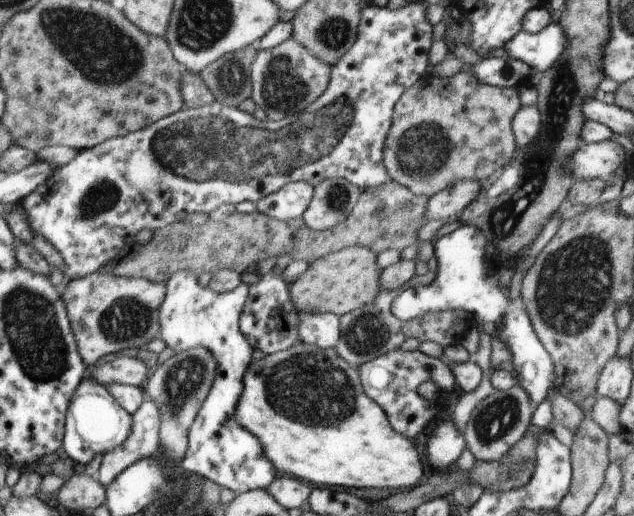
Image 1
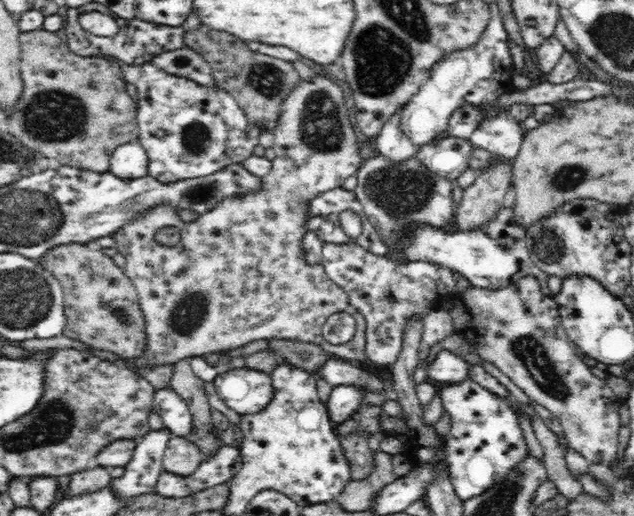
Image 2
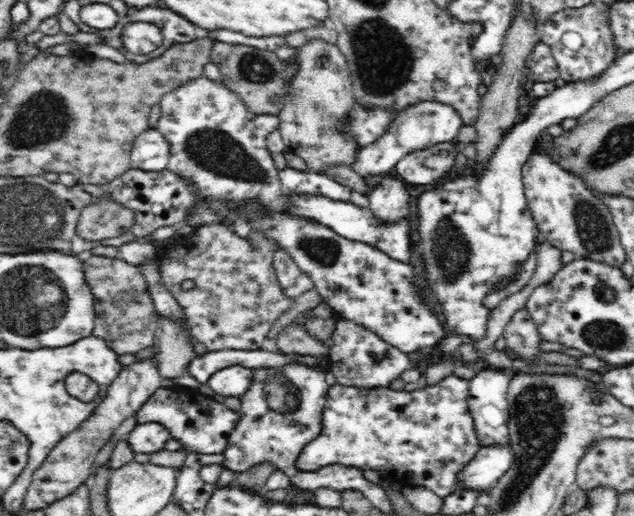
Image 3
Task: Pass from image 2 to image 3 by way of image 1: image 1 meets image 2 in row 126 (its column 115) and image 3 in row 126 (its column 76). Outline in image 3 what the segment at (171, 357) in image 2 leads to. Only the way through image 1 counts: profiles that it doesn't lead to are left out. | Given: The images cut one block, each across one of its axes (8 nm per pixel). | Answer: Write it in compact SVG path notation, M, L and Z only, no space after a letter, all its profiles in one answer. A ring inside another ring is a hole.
M320 40L308 41L297 49L300 70L290 86L290 98L286 98L284 108L279 110L279 131L287 151L306 162L310 171L326 174L328 166L345 164L352 167L357 158L355 142L347 141L340 134L339 124L348 118L348 112L355 106L349 66L345 56L334 44L324 44Z

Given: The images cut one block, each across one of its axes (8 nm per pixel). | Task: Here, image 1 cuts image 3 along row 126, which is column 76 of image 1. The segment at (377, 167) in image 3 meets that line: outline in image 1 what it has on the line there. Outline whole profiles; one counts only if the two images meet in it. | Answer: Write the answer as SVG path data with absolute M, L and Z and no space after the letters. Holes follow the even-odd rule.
M86 376L74 394L66 416L66 434L63 438L62 450L70 458L79 463L90 463L100 454L107 453L123 444L131 434L134 416L128 414L108 389L96 379Z

